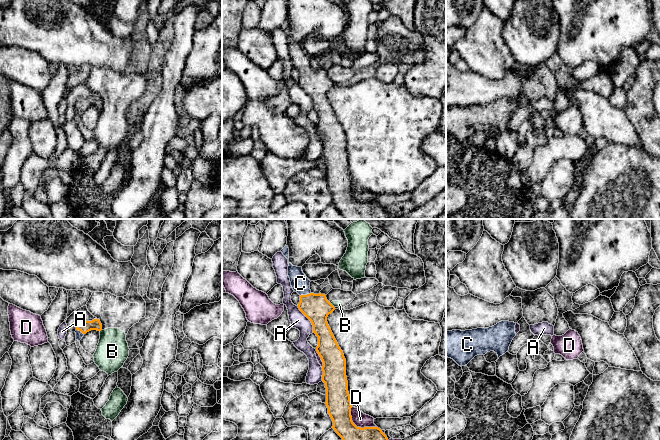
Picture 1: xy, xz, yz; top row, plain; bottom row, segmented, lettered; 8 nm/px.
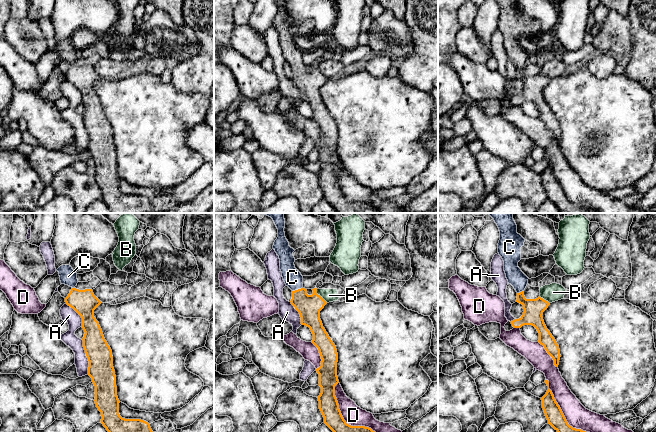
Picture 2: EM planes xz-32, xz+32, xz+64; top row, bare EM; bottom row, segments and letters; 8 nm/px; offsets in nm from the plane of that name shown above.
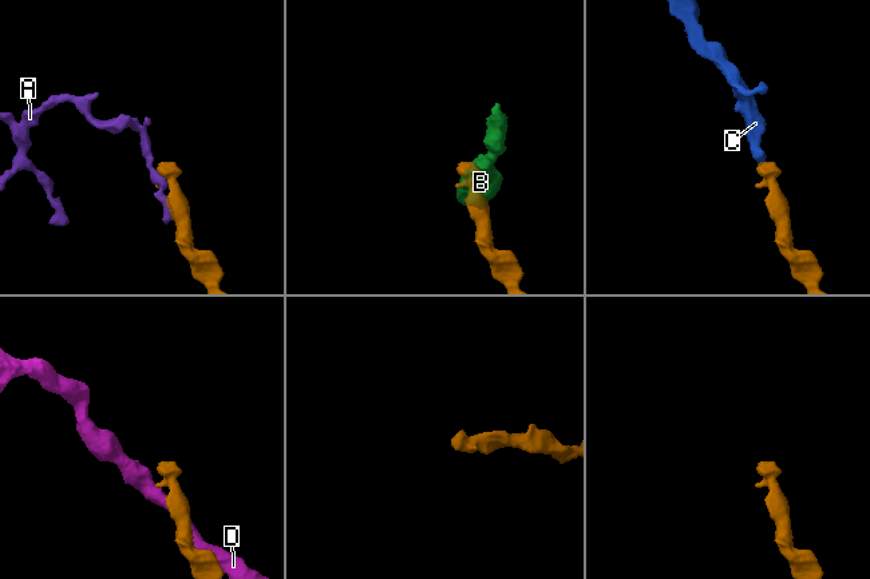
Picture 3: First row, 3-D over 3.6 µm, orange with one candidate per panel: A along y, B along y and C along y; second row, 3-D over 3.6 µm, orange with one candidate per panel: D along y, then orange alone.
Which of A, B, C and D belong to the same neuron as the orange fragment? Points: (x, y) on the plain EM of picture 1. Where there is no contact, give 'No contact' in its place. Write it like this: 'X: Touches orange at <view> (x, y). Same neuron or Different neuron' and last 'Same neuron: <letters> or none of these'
A: Touches orange at xz (308, 94). Different neuron
B: Touches orange at xz (332, 81). Different neuron
C: Touches orange at xz (305, 71). Same neuron
D: Touches orange at xz (356, 202). Different neuron
Same neuron: C

